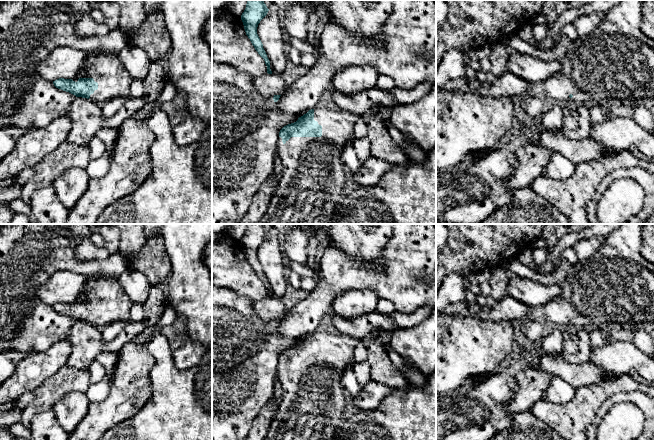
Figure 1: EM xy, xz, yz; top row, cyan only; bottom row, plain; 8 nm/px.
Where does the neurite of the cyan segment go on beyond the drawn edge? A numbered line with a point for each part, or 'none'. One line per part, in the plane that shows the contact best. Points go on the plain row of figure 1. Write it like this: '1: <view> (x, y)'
1: xz (314, 400)

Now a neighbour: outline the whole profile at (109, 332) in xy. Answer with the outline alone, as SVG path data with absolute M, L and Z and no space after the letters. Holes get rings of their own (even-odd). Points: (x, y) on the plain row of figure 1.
M115 321L101 330L102 338L105 342L111 342L125 327L123 321Z

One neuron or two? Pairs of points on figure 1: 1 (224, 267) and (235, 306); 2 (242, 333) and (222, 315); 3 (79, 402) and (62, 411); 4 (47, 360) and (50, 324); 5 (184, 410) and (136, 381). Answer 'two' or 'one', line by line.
1: two
2: one
3: one
4: two
5: two

